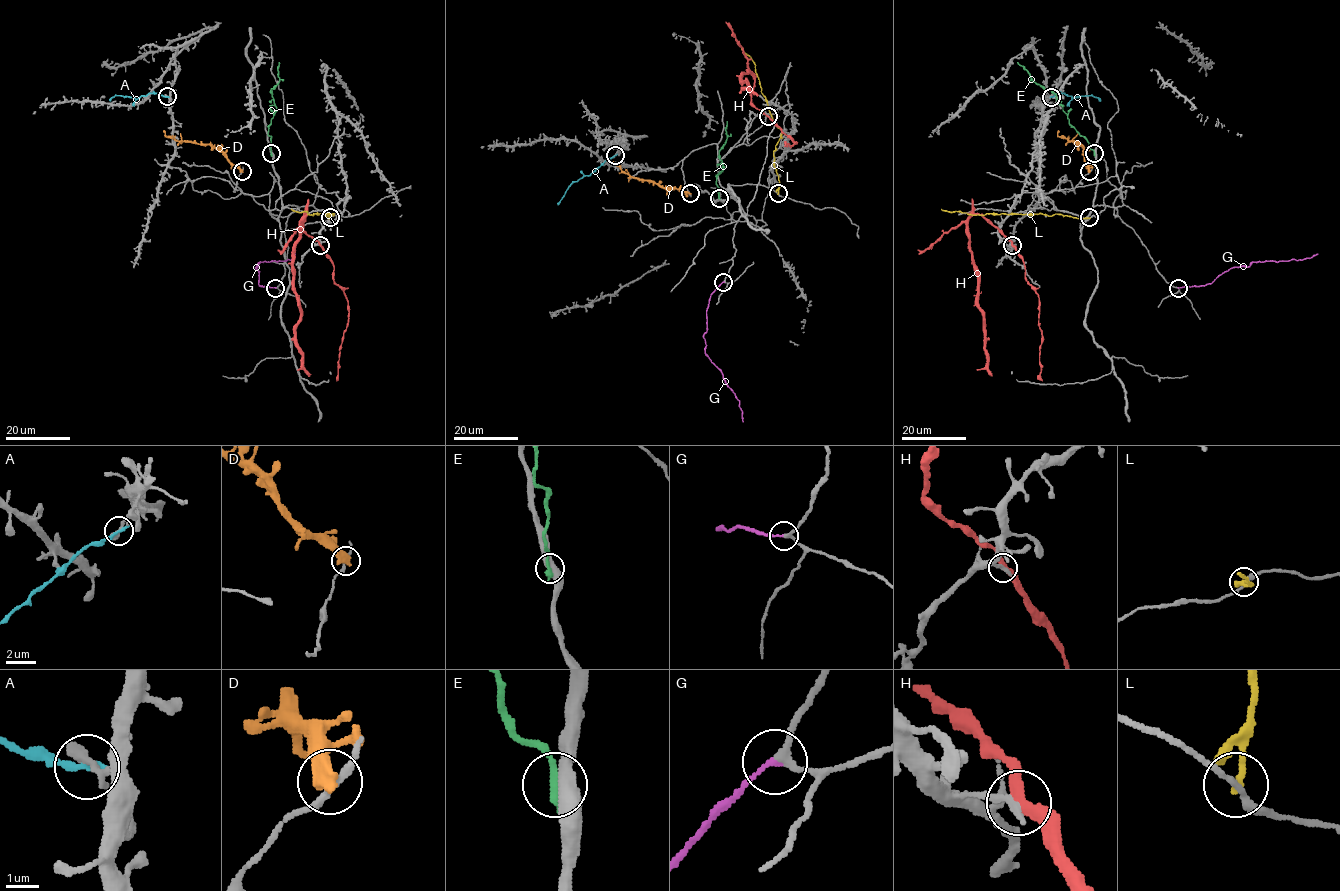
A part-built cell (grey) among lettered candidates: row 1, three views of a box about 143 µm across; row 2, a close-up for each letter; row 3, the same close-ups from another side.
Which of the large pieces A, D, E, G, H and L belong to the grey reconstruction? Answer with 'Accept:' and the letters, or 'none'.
Accept: G

